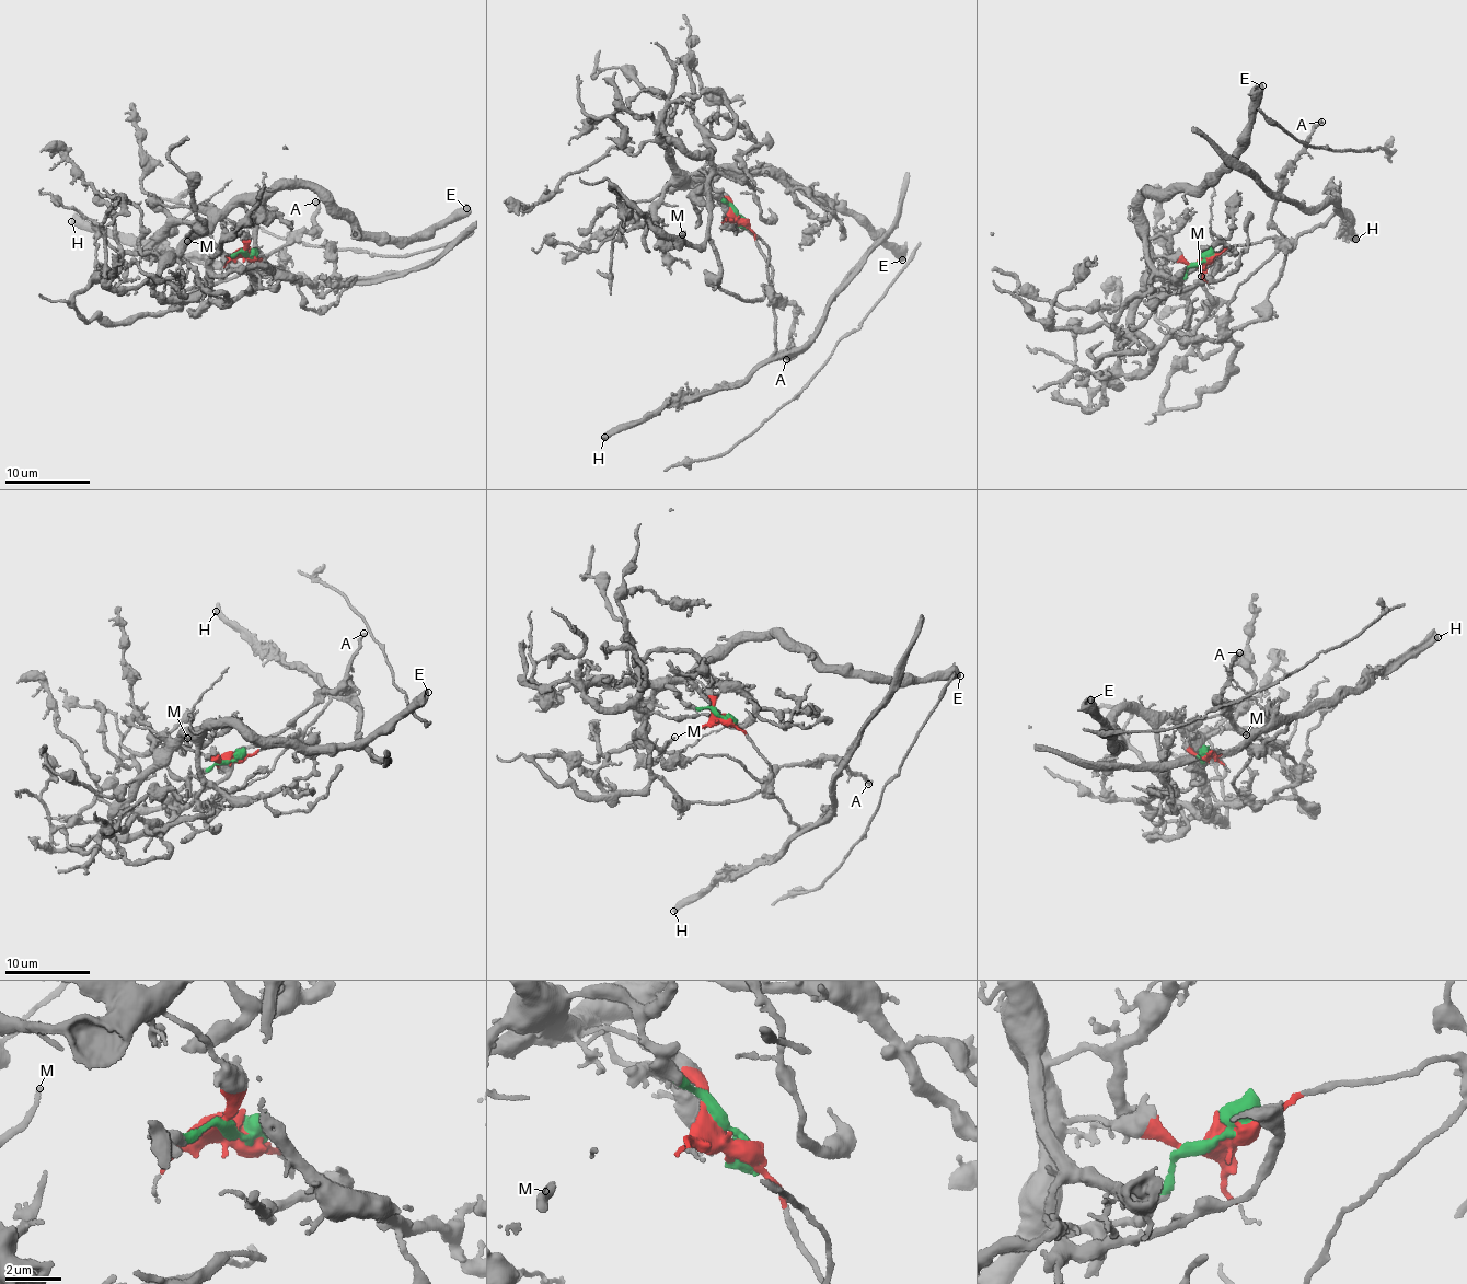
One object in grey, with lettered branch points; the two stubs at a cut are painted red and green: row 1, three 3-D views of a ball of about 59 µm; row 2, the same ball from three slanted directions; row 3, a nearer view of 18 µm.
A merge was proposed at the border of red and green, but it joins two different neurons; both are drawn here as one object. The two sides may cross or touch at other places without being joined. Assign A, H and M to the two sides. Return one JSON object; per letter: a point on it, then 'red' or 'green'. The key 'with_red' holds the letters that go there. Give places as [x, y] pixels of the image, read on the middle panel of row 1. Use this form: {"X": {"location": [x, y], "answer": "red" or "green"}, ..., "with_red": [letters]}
{"A": {"location": [786, 359], "answer": "green"}, "H": {"location": [604, 437], "answer": "red"}, "M": {"location": [682, 234], "answer": "green"}, "with_red": ["H"]}

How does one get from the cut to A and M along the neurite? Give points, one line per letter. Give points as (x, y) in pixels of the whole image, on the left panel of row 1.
A: (249, 254), (201, 233), (154, 286), (197, 292), (174, 310), (187, 289), (239, 277), (310, 234), (315, 200)
M: (249, 254), (220, 252), (210, 236), (188, 222), (165, 230), (150, 250), (163, 259), (173, 257), (187, 241)

